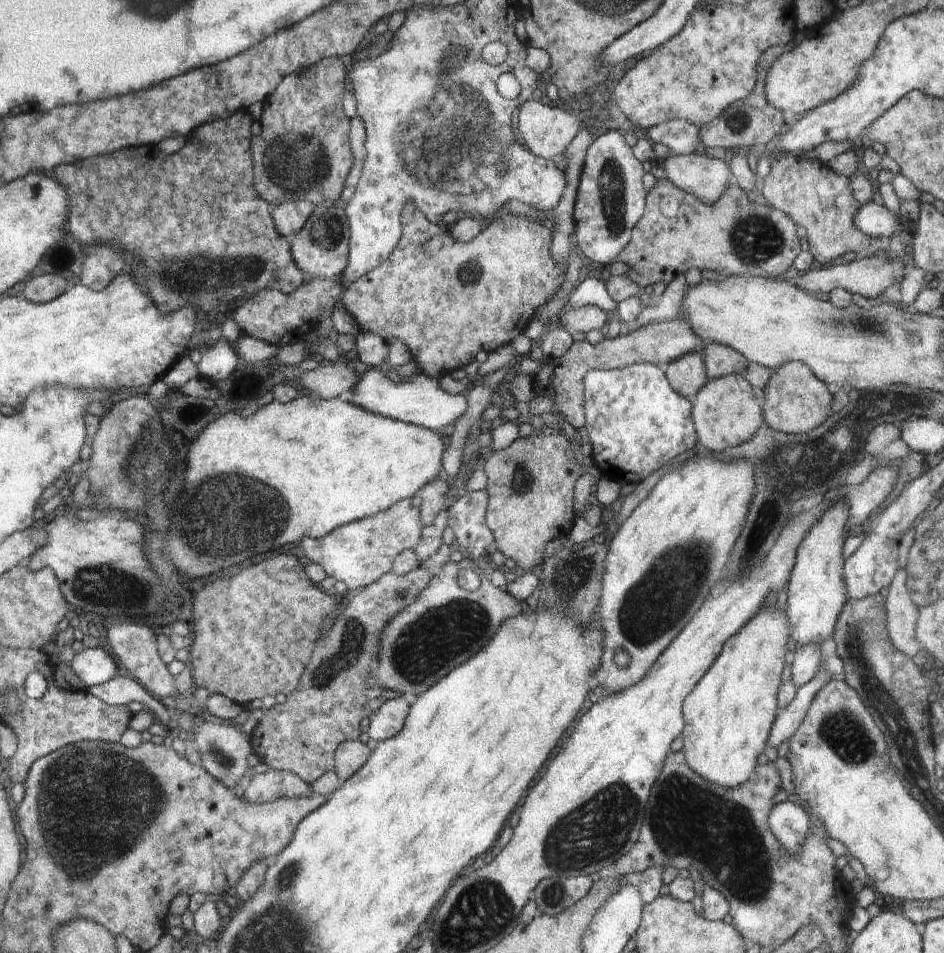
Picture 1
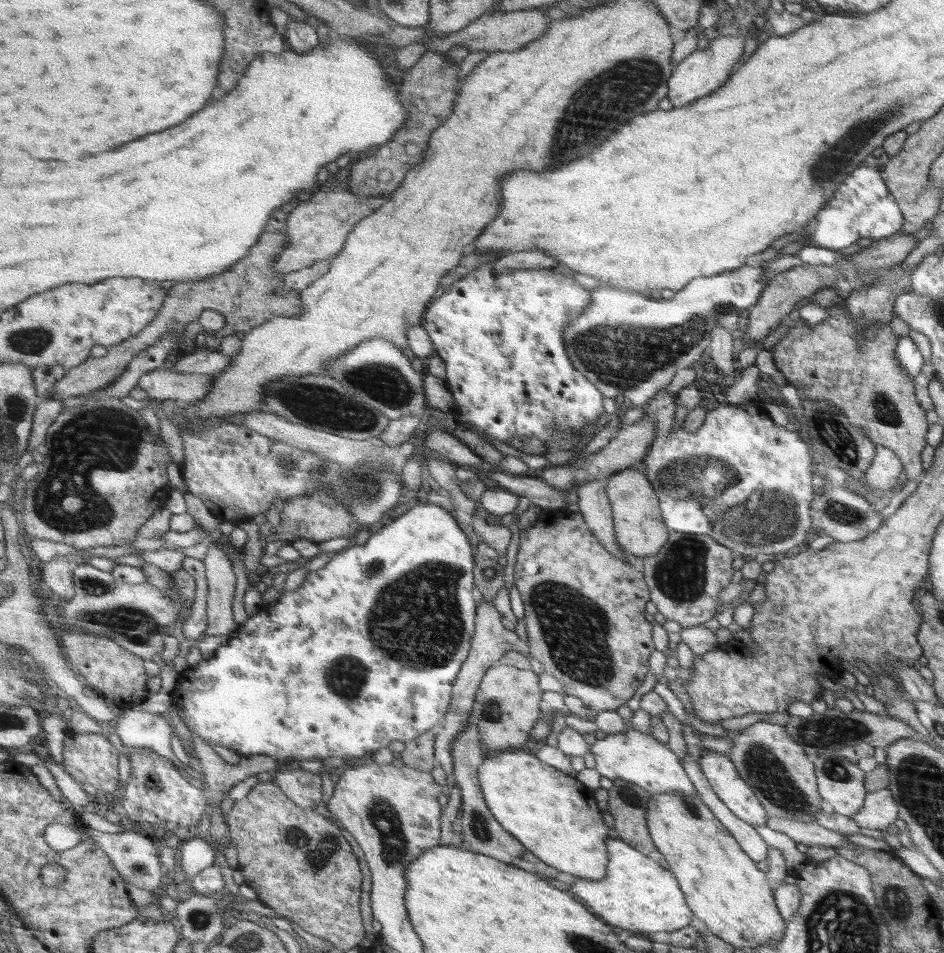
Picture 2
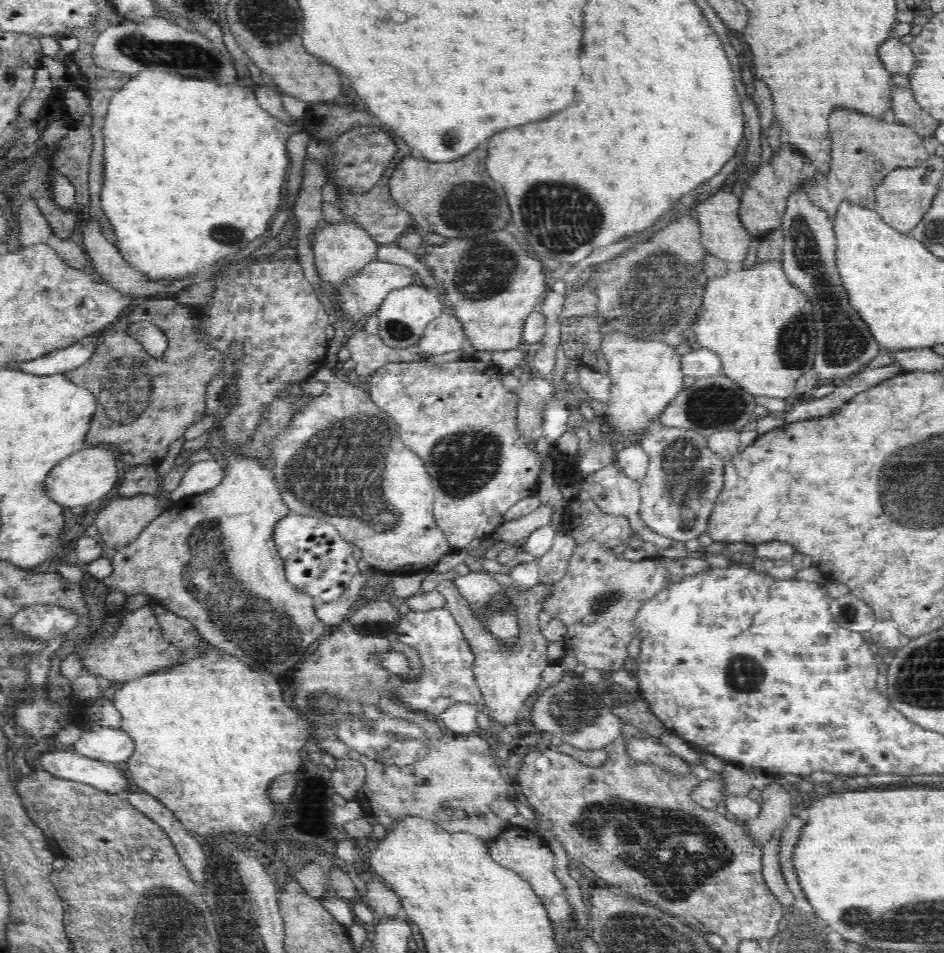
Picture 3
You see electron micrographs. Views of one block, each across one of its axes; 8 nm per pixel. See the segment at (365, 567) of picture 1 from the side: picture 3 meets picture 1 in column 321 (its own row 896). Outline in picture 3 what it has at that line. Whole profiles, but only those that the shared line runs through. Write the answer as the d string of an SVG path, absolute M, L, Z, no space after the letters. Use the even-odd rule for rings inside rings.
M511 825L498 834L495 841L488 847L494 862L516 871L532 886L534 893L546 908L550 921L558 923L563 928L569 927L567 924L570 920L574 922L574 907L568 903L568 897L564 895L564 885L554 875L555 857L553 852L536 832Z

